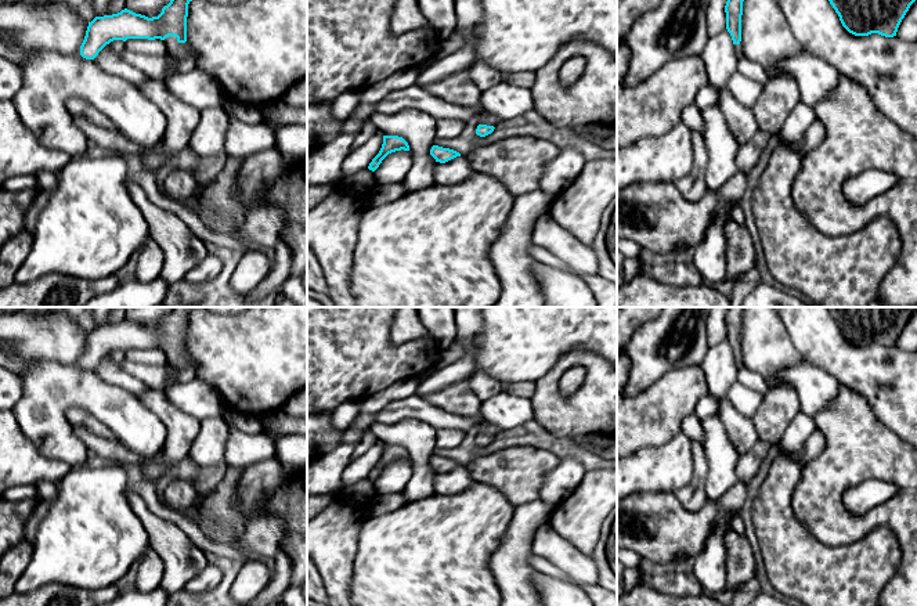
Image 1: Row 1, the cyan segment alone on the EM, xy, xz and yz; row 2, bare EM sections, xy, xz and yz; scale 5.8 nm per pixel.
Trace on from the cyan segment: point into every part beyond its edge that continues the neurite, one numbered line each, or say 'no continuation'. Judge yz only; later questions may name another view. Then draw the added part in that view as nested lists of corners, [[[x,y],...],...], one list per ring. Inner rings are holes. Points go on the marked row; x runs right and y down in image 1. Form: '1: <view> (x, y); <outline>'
no continuation

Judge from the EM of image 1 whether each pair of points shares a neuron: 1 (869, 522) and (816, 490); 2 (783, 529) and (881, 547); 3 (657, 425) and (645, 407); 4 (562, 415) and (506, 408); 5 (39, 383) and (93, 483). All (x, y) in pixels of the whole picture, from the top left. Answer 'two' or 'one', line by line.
1: one
2: one
3: one
4: two
5: two

